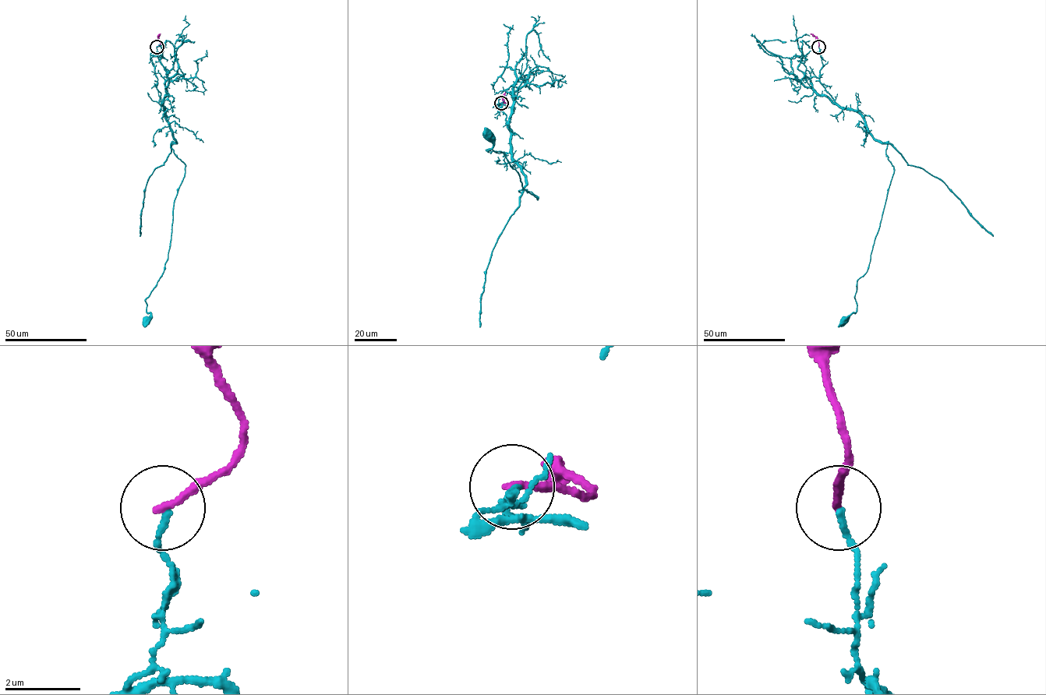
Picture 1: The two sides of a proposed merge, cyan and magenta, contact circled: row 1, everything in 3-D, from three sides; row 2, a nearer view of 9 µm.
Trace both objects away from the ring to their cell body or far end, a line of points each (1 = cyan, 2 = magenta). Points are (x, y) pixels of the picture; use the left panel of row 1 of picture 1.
1: (157, 47), (151, 61), (157, 89), (174, 138), (170, 147), (185, 173), (167, 260), (145, 300), (146, 320)
2: (157, 47), (160, 44), (157, 37), (160, 33)

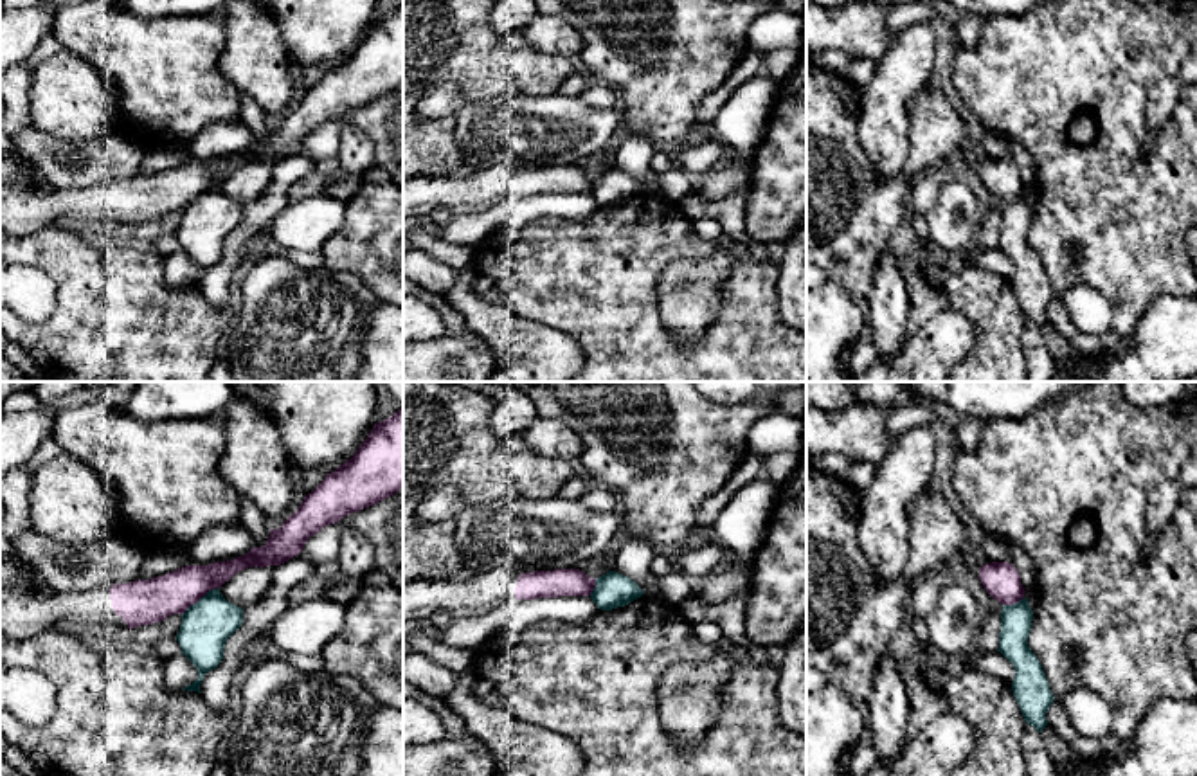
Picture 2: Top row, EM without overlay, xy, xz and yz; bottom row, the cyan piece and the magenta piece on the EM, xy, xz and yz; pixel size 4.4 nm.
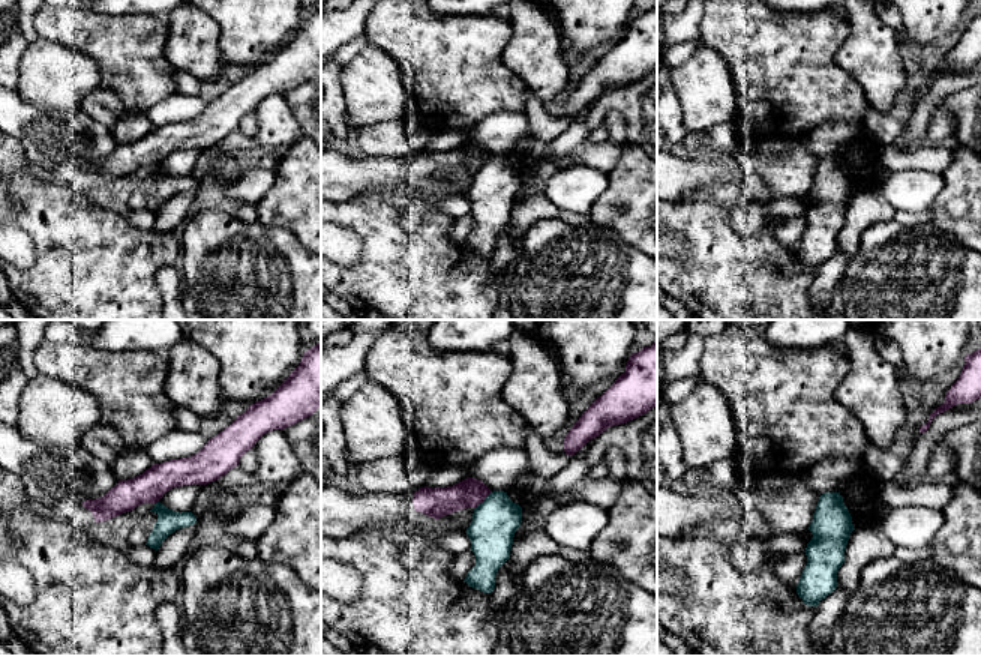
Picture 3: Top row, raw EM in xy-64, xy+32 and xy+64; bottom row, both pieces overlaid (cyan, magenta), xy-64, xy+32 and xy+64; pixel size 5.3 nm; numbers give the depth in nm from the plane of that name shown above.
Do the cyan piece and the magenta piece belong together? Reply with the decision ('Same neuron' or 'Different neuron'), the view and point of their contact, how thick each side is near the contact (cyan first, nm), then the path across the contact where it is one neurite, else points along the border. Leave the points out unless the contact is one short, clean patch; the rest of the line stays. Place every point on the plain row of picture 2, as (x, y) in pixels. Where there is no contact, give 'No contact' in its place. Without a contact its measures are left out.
Different neuron. Touches cyan at xy (200, 195). Thickness 220 nm (cyan) against 200 nm. Boundary: xy (218, 184), (200, 193), (182, 211)

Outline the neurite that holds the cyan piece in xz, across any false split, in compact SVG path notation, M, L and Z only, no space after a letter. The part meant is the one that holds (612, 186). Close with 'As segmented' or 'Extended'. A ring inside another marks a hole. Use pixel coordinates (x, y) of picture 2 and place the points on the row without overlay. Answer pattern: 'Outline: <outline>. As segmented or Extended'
Outline: M608 167L607 171L596 175L596 184L590 189L590 194L598 205L612 207L628 202L643 191L643 185L628 173Z. As segmented

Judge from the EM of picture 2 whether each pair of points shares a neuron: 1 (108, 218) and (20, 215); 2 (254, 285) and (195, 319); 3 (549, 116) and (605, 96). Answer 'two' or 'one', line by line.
1: one
2: two
3: two

